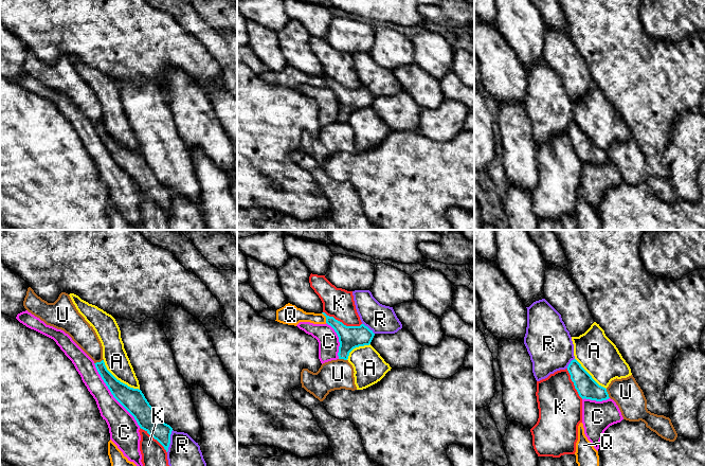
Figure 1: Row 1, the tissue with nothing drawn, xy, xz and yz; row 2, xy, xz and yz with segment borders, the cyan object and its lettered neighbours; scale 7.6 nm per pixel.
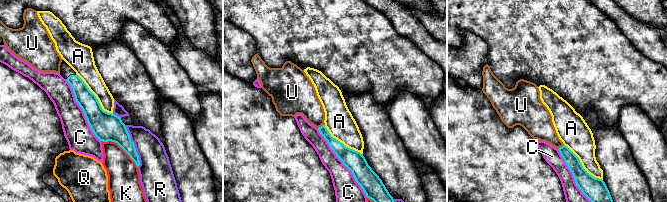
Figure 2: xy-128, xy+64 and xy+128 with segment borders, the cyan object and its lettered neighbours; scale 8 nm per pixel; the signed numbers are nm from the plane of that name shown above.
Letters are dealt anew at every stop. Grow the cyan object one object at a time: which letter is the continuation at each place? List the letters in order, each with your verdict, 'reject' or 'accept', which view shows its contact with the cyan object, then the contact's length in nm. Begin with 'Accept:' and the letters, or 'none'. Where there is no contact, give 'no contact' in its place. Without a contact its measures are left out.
Accept: none
A: reject; meets cyan in xy; contact 360 nm long
C: reject; meets cyan in xy; contact 600 nm long
K: reject; meets cyan in xz; contact 320 nm long
Q: reject; meets cyan in xz; contact 90 nm long
R: reject; meets cyan in xy; contact 180 nm long
U: reject; meets cyan in xy; contact 80 nm long

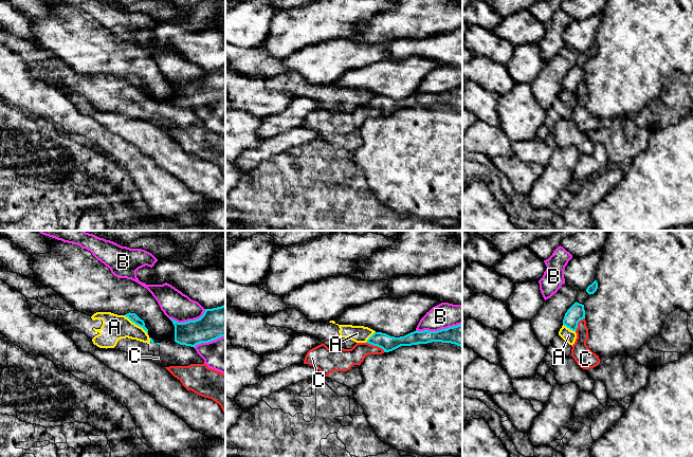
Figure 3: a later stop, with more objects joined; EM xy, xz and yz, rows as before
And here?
Accept: none
A: reject; meets cyan in xy; contact 240 nm long
B: reject; meets cyan in xz; contact 360 nm long
C: reject; meets cyan in xz; contact 160 nm long

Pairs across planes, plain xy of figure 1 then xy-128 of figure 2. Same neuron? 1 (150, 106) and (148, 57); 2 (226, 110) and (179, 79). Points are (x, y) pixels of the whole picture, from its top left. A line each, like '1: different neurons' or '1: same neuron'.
1: different neurons
2: different neurons

